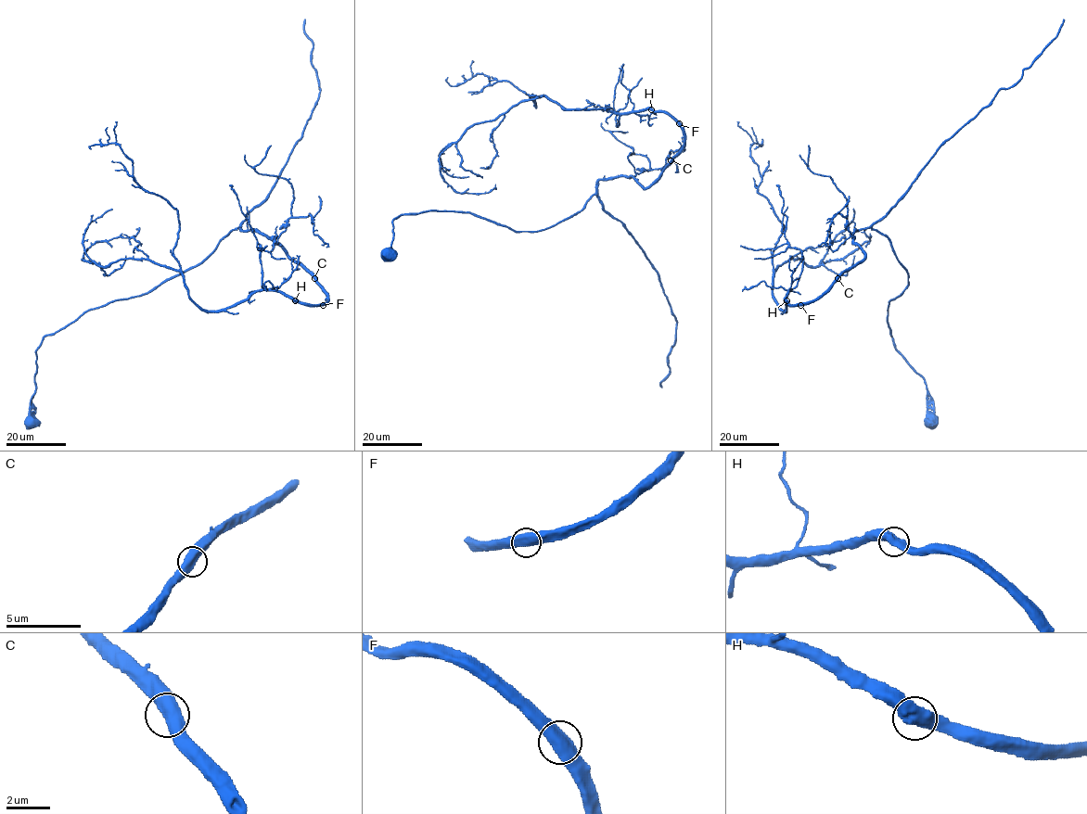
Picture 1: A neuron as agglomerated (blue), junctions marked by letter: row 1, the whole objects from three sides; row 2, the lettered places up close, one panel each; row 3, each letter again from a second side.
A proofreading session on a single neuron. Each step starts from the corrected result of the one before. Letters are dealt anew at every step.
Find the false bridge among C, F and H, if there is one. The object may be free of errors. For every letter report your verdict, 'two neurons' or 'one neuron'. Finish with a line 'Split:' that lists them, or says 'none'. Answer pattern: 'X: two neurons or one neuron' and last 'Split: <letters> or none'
C: one neuron
F: one neuron
H: one neuron
Split: none

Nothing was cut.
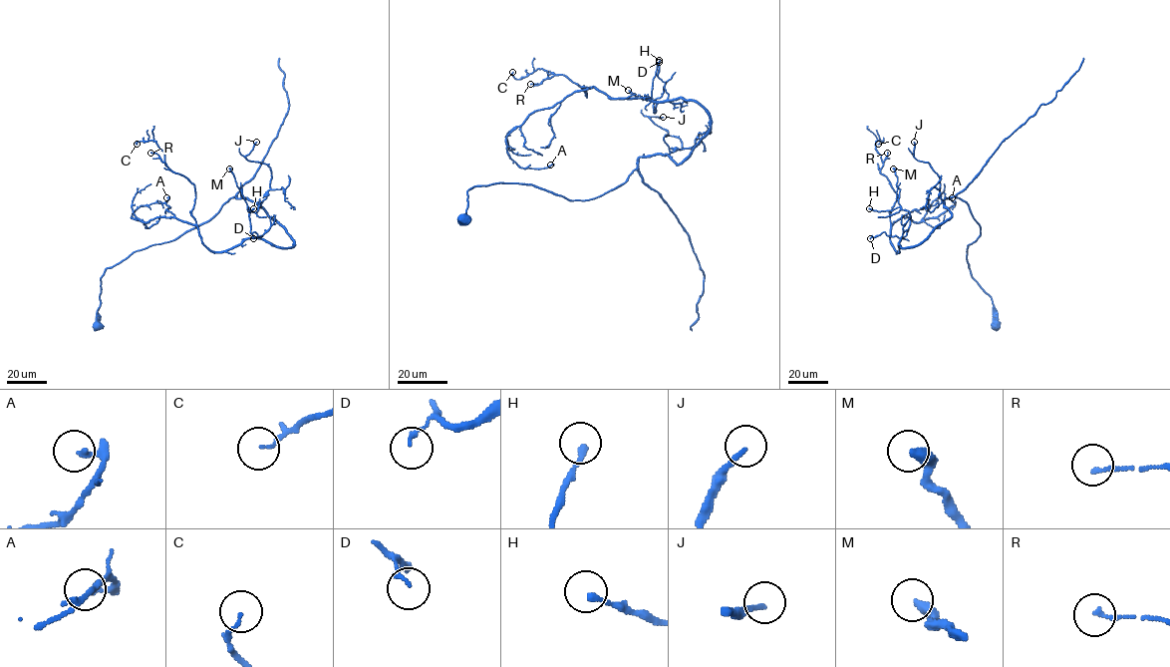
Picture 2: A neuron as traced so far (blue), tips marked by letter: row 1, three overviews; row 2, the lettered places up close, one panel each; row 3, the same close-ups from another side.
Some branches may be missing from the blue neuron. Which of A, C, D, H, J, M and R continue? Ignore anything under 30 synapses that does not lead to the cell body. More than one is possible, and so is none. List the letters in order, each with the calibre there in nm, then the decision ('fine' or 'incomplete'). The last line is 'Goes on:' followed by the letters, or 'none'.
A: calibre 240 nm; fine
C: calibre 110 nm; fine
D: calibre 140 nm; fine
H: calibre 200 nm; fine
J: calibre 170 nm; fine
M: calibre 400 nm; fine
R: calibre 150 nm; fine
Goes on: none

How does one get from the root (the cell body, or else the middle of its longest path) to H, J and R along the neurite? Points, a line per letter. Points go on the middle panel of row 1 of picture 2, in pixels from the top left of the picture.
H: (461, 217), (477, 185), (586, 200), (640, 157), (681, 164), (710, 118), (682, 99), (654, 113), (659, 60)
J: (461, 217), (477, 185), (530, 183), (570, 200), (602, 195), (640, 157), (682, 148), (649, 118), (663, 117)
R: (461, 217), (494, 183), (591, 199), (710, 128), (691, 101), (530, 84)

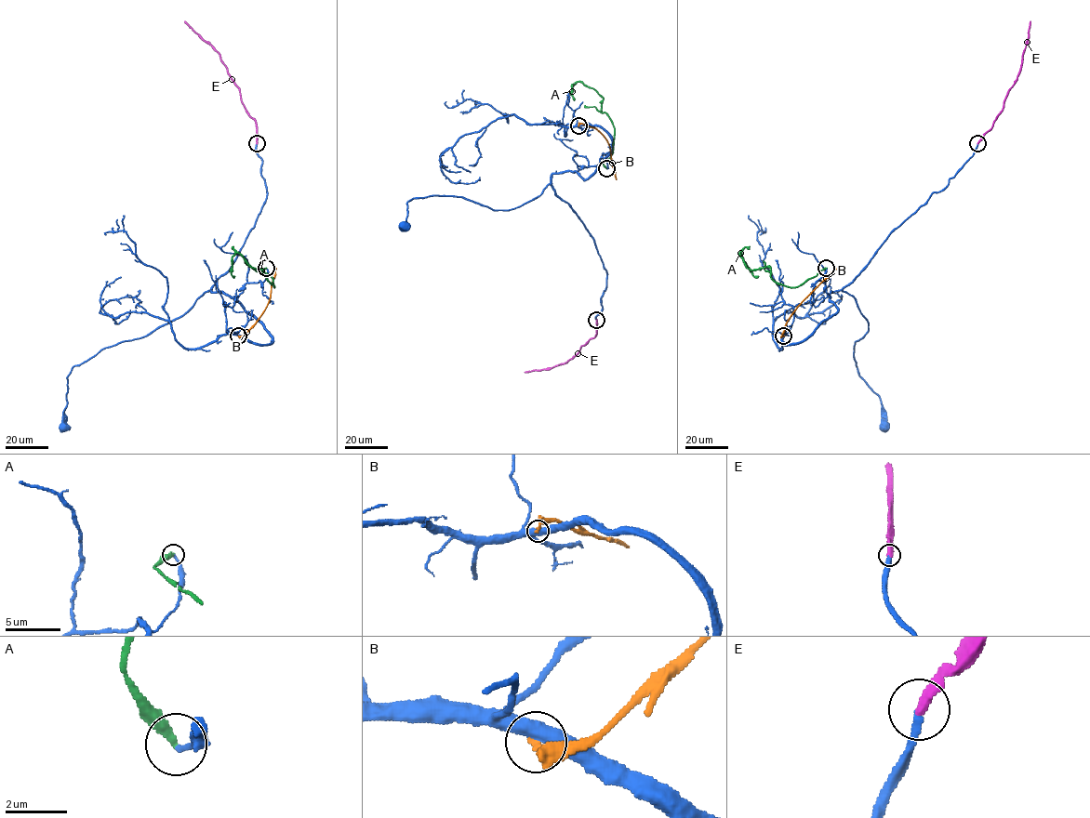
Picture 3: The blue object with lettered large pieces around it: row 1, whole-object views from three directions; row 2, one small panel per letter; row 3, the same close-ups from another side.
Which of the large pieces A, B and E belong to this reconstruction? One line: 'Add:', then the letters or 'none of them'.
Add: E

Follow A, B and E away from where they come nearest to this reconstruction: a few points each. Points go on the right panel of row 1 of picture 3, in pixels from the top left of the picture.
A: (826, 268), (795, 287), (787, 286), (771, 278), (770, 268), (746, 267), (739, 253), (750, 270), (758, 276)
B: (783, 336), (785, 323), (796, 308), (837, 268)
E: (977, 143), (991, 128), (1020, 72), (1030, 20)

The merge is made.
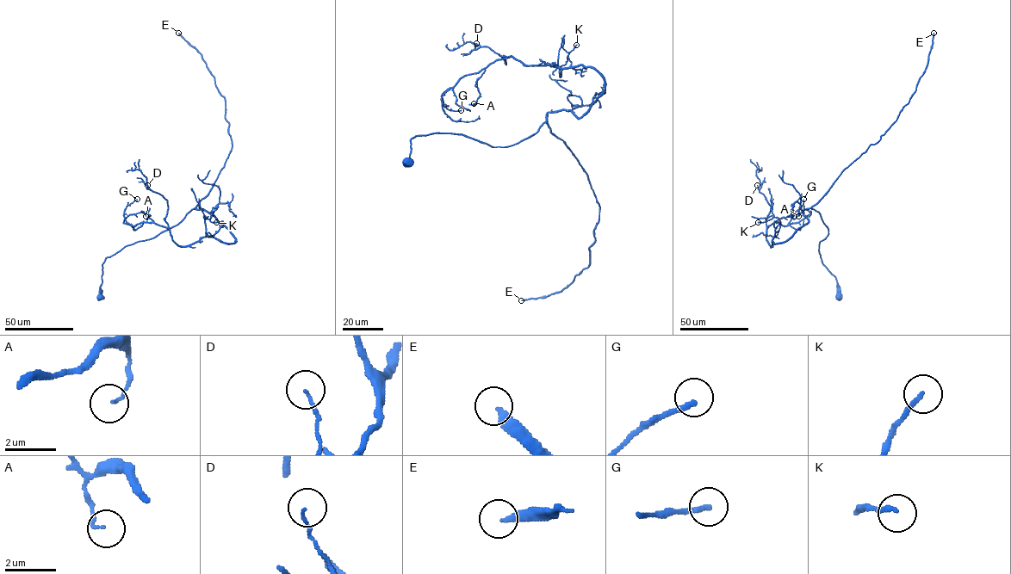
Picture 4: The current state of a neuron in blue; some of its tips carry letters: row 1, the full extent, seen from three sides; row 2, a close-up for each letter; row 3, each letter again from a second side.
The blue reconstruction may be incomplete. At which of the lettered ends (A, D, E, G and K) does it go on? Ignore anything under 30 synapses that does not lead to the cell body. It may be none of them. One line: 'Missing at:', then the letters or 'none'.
Missing at: E

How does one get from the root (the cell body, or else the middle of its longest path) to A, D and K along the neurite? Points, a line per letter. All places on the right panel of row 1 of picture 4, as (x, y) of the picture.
A: (838, 296), (817, 212), (804, 209), (787, 240), (766, 238), (798, 216)
D: (838, 296), (819, 252), (828, 234), (821, 214), (804, 209), (809, 221), (772, 246), (772, 206), (757, 185)
K: (838, 296), (819, 252), (828, 230), (817, 212), (804, 209), (809, 221), (777, 243), (779, 219), (758, 222)

